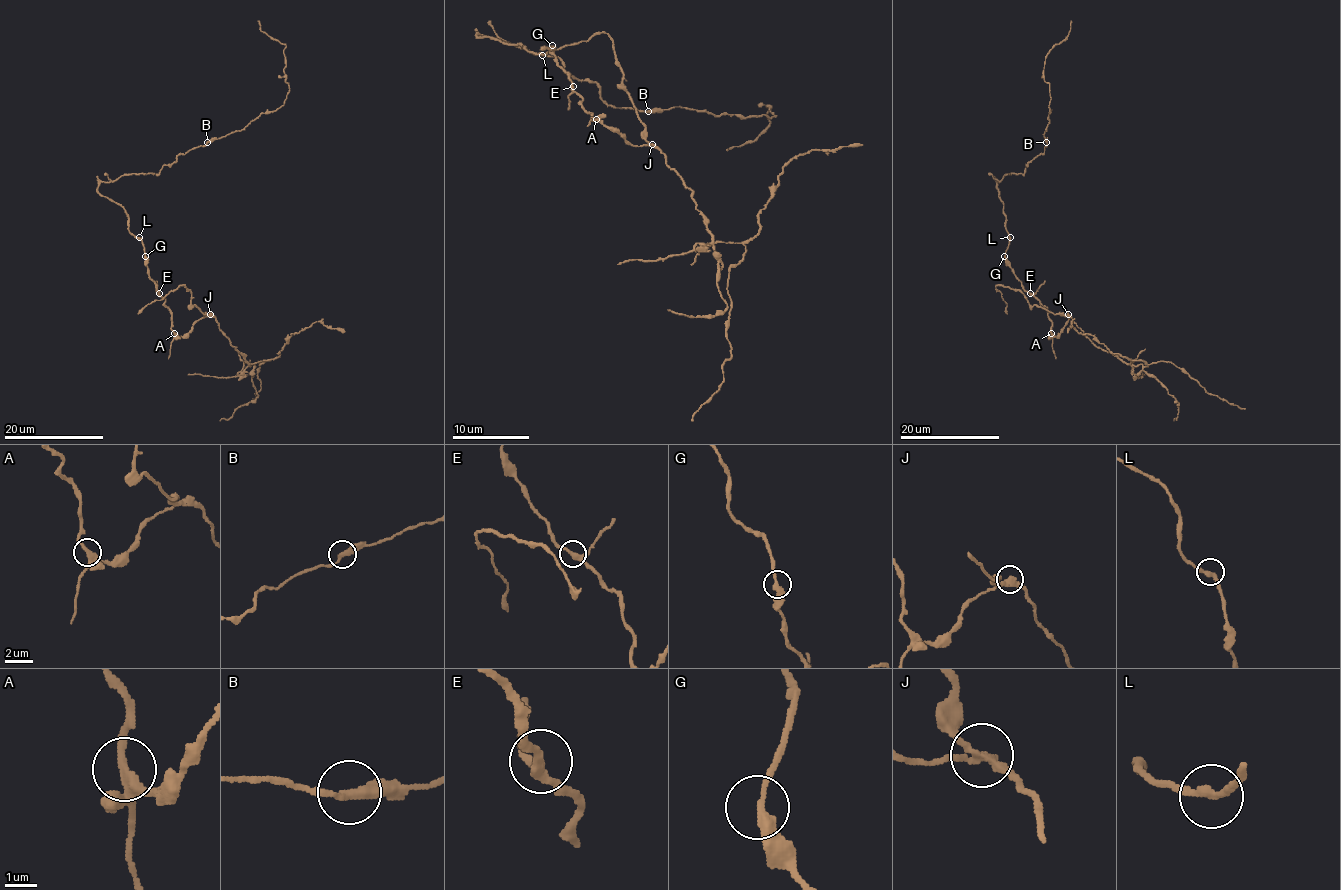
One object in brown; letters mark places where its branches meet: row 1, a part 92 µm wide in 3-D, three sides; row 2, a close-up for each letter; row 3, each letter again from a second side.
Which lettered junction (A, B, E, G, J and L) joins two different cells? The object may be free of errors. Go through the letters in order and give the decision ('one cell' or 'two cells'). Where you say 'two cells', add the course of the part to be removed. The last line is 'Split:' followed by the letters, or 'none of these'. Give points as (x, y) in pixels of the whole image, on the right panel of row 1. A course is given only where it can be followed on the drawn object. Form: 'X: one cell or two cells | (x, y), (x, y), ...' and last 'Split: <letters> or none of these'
A: one cell
B: one cell
E: one cell
G: one cell
J: two cells | (1067, 314), (1098, 348), (1129, 364), (1130, 360), (1148, 364), (1173, 363), (1210, 394), (1245, 408)
L: one cell
Split: J

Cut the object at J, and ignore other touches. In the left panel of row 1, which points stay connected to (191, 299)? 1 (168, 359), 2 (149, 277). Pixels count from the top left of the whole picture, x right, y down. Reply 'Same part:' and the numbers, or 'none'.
Same part: none

